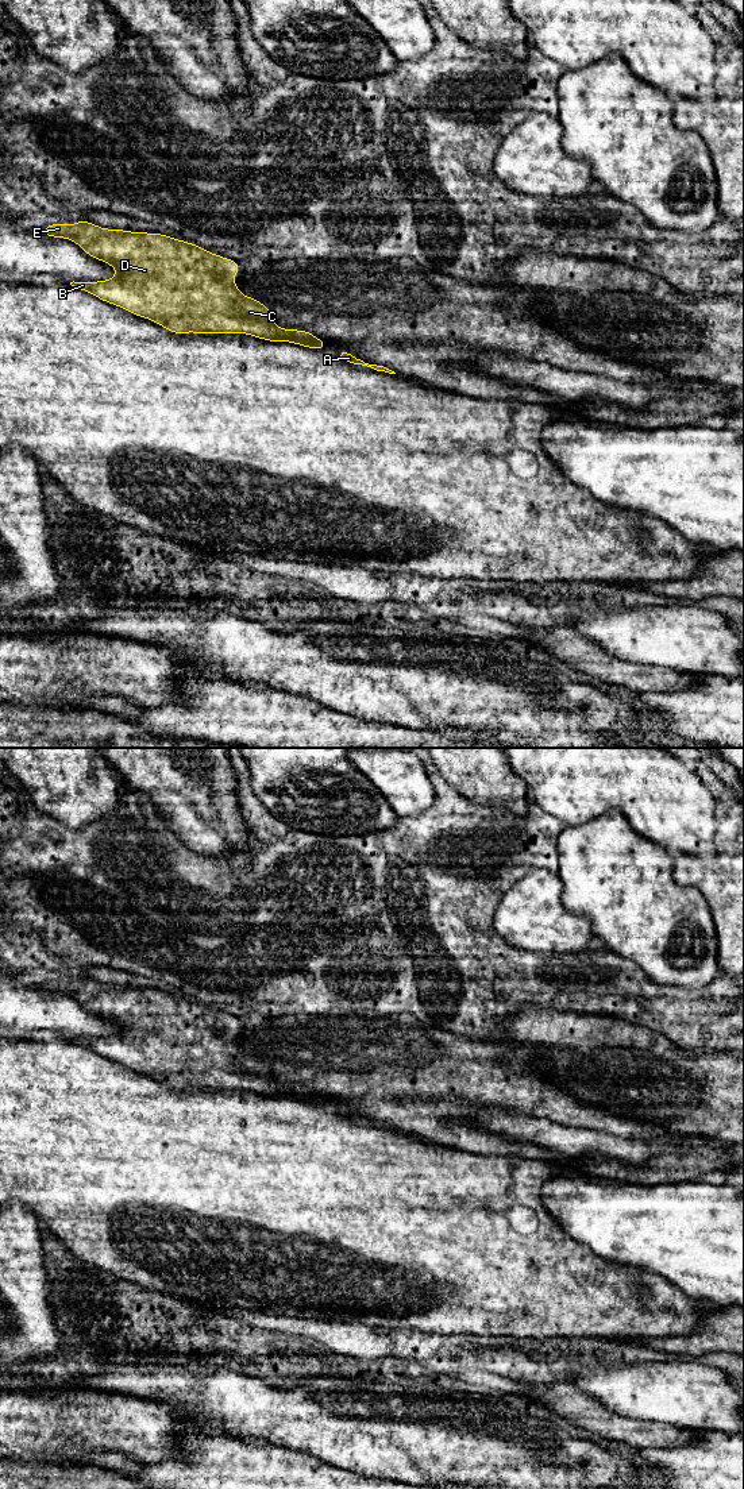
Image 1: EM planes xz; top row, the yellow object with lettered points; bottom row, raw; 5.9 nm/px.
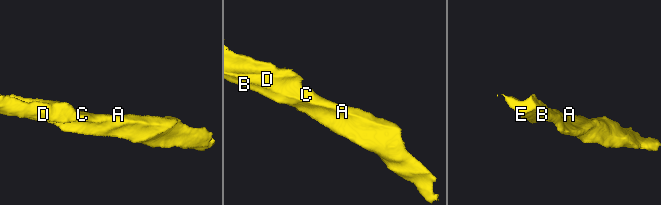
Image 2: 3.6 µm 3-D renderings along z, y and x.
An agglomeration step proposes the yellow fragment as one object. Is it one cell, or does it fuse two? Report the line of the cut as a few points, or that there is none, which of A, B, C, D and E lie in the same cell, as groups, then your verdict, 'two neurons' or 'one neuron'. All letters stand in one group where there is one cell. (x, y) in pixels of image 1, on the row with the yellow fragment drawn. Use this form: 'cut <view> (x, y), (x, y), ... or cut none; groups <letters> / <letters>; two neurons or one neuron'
cut none; groups A B C D E; one neuron

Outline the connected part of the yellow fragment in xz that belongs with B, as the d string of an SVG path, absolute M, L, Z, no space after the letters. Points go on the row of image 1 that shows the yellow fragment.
M80 220L73 225L50 224L42 228L49 238L61 236L76 242L88 255L113 266L117 274L109 281L70 282L72 286L85 290L105 302L117 305L136 316L150 319L173 333L248 333L270 342L290 342L308 348L324 351L325 340L315 337L308 331L281 329L273 321L270 309L253 297L243 296L232 281L242 269L236 261L211 254L205 248L176 240L167 235L128 232L124 229L105 229L89 221Z

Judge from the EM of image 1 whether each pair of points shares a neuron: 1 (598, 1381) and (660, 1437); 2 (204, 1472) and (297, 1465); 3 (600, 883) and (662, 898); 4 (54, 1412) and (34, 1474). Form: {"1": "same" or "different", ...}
{"1": "different", "2": "same", "3": "same", "4": "different"}

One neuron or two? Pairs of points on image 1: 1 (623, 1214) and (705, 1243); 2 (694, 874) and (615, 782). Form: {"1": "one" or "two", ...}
{"1": "one", "2": "two"}

